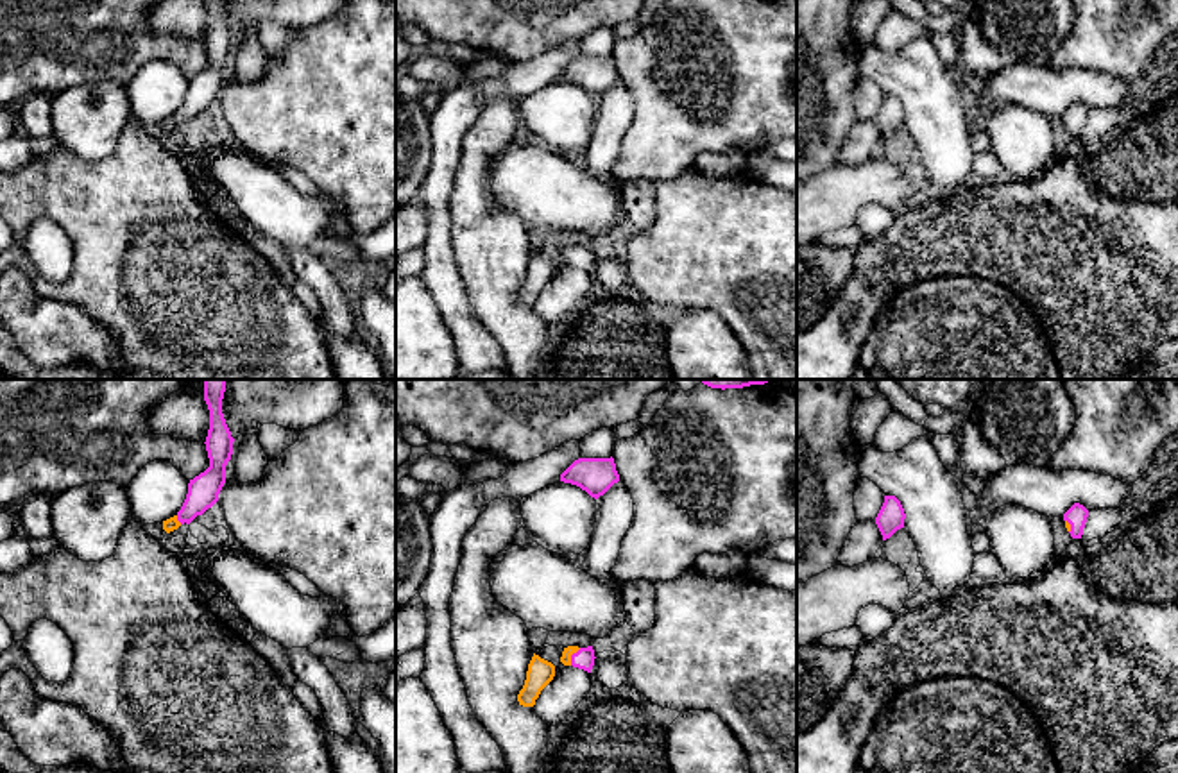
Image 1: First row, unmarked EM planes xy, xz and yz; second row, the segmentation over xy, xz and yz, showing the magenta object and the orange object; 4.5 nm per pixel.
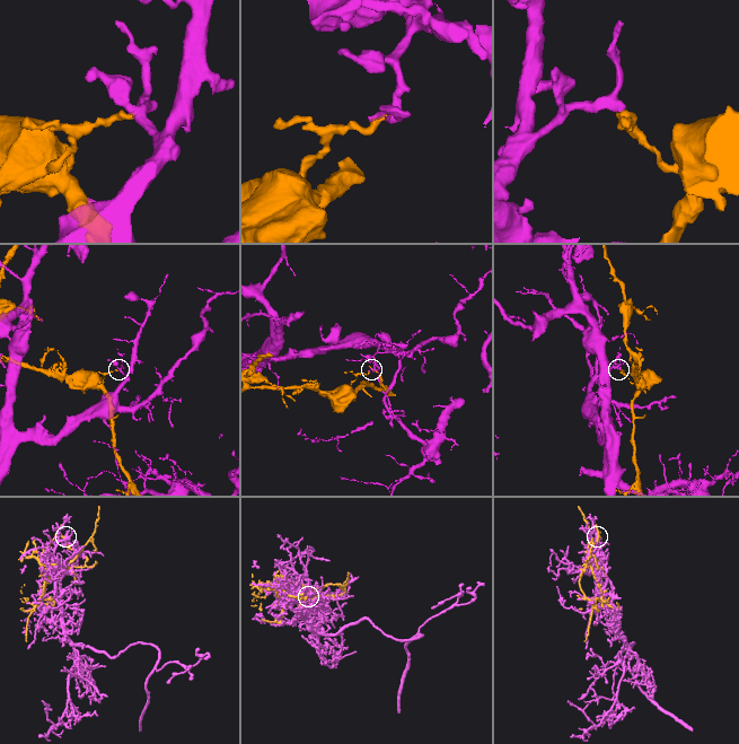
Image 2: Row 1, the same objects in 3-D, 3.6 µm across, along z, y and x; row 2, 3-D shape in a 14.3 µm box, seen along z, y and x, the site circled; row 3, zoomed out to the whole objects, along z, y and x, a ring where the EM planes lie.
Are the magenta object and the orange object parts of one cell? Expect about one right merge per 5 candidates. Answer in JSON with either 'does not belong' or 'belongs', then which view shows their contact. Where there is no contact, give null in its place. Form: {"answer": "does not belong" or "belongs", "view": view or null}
{"answer": "does not belong", "view": "xz"}

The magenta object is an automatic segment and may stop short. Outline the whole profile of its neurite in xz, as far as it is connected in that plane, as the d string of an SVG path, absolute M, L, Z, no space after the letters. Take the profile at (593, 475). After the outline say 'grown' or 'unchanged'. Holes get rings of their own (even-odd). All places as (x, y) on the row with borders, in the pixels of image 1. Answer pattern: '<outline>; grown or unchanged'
M578 458L562 474L560 481L571 483L598 499L619 481L614 458Z; unchanged

